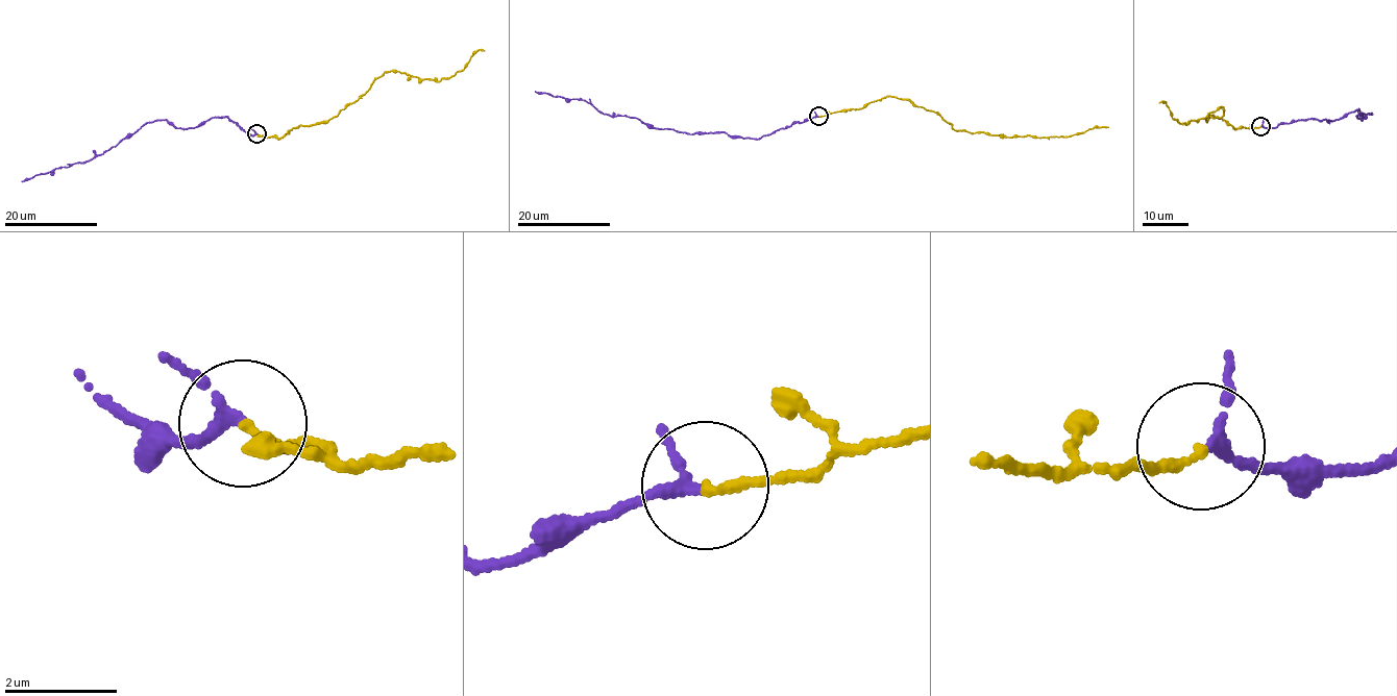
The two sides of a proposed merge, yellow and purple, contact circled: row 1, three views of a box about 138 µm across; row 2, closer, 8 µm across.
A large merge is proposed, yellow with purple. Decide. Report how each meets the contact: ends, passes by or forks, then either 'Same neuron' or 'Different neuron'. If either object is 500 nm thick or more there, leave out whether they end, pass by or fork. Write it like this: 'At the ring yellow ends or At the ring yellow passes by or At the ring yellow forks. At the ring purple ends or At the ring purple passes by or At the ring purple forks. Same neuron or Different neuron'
At the ring yellow ends. At the ring purple passes by. Same neuron

